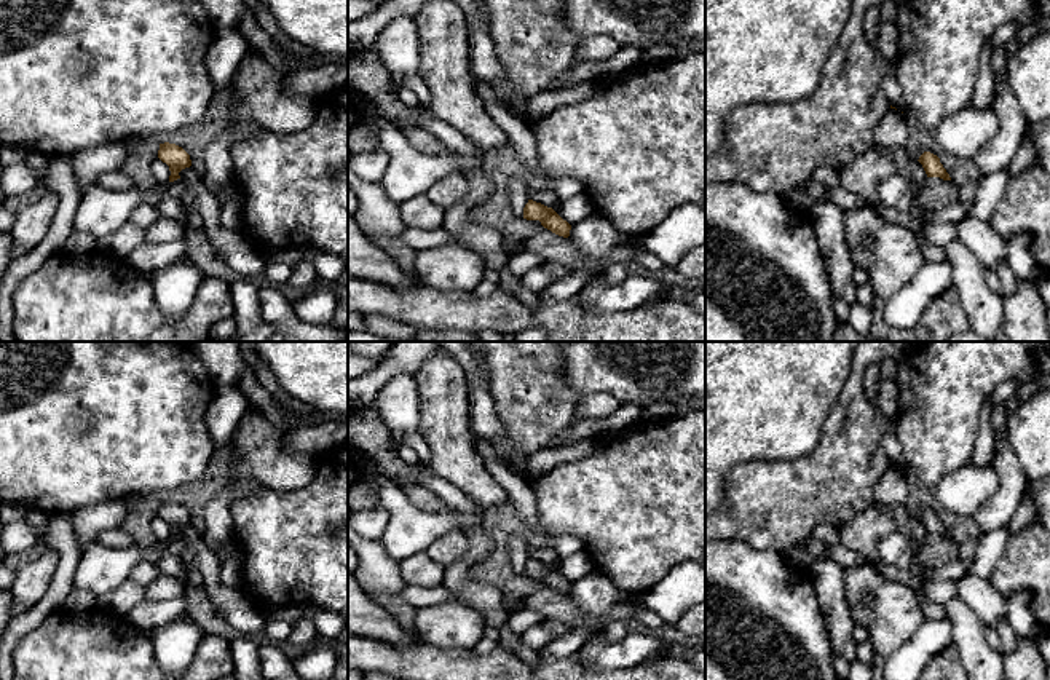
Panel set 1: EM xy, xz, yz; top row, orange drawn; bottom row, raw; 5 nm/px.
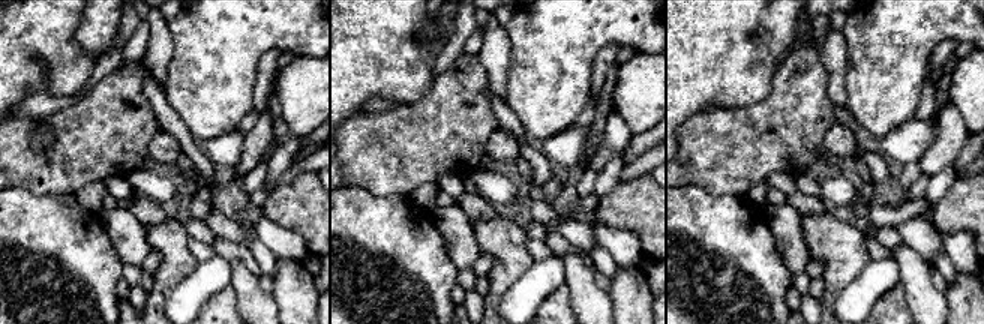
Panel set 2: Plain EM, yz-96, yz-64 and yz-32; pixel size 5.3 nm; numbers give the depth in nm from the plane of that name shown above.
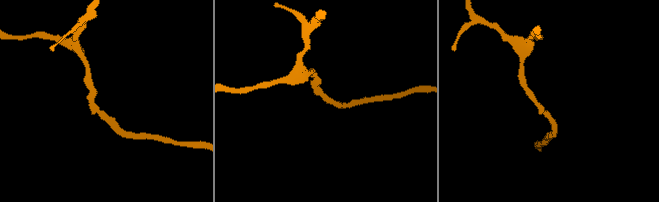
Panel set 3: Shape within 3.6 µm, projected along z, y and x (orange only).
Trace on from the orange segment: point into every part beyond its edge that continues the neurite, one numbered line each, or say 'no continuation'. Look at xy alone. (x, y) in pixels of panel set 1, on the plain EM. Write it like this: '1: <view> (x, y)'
no continuation

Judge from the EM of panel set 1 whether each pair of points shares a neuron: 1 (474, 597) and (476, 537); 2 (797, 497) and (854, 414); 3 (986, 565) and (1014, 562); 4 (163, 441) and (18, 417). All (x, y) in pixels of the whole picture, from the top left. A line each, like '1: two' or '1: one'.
1: one
2: one
3: two
4: one

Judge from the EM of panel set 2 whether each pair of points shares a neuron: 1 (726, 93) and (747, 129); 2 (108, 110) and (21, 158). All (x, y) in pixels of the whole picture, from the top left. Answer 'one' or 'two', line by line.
1: two
2: one

